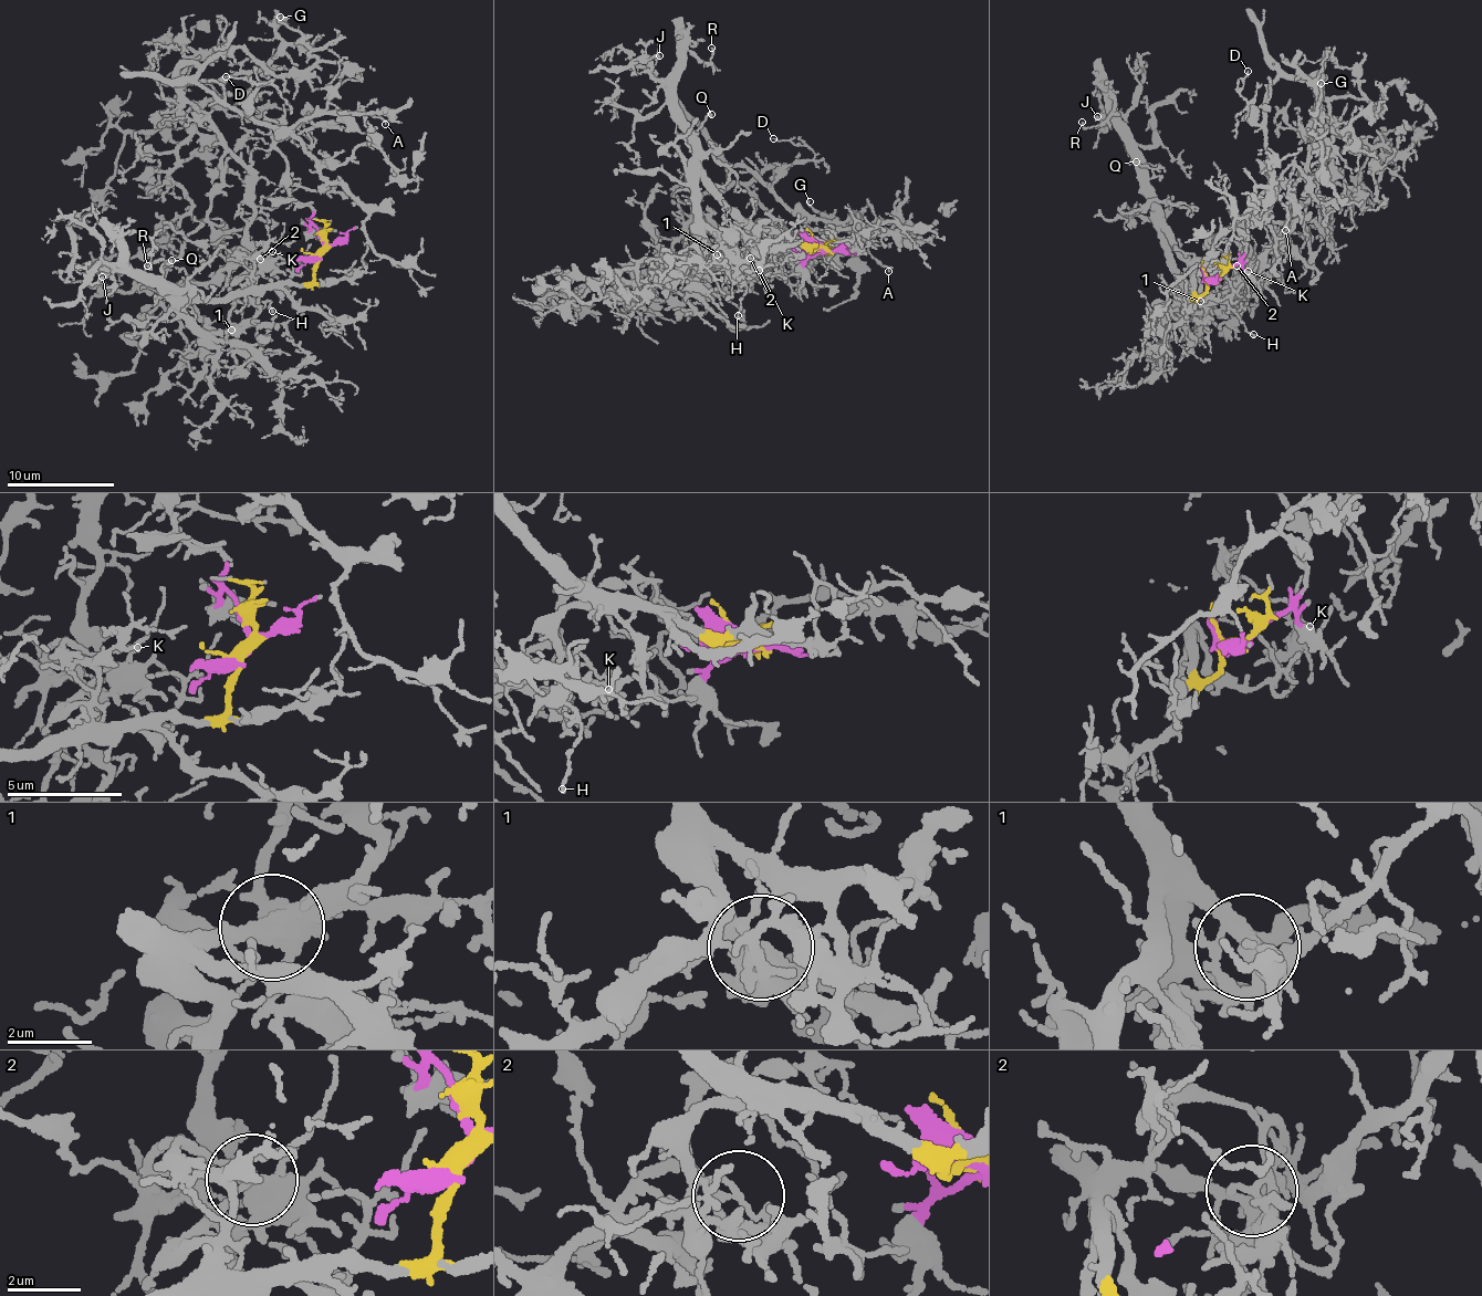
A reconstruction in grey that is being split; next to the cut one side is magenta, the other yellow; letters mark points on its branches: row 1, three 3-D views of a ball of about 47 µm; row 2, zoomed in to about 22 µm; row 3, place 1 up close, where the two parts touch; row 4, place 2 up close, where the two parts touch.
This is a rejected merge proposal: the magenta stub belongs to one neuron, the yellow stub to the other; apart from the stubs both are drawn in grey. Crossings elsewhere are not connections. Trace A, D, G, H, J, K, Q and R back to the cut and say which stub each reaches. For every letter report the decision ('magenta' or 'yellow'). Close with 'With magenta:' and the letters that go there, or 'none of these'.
A: magenta
D: magenta
G: magenta
H: yellow
J: yellow
K: yellow
Q: yellow
R: yellow
With magenta: A, D, G

